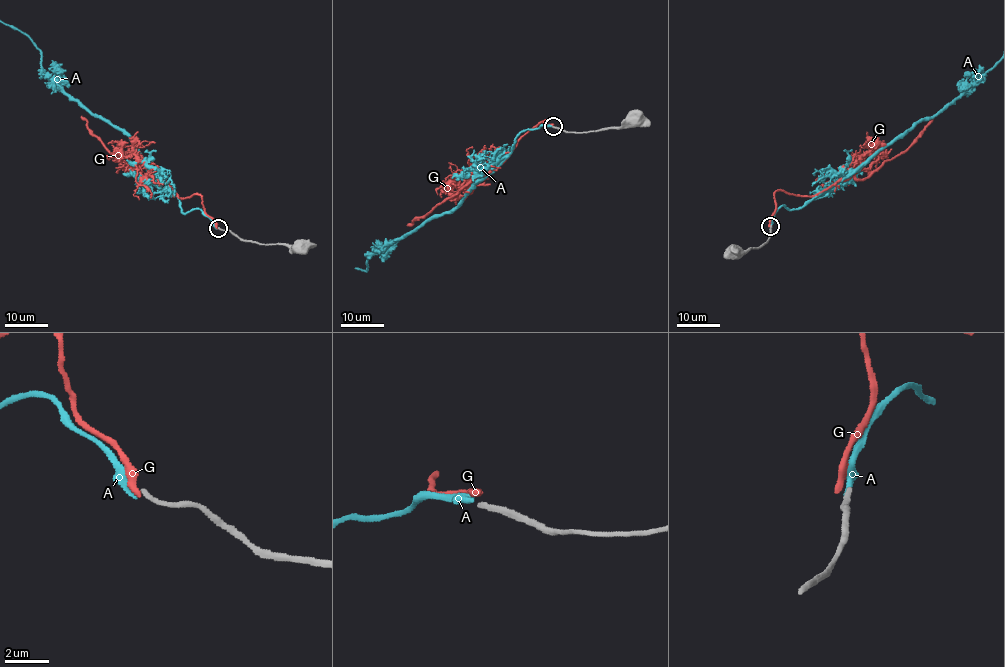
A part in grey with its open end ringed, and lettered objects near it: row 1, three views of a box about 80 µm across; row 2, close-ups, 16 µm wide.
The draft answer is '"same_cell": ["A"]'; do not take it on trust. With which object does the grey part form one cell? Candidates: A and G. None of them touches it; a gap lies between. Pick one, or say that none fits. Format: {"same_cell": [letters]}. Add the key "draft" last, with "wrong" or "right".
{"same_cell": ["G"], "draft": "wrong"}

